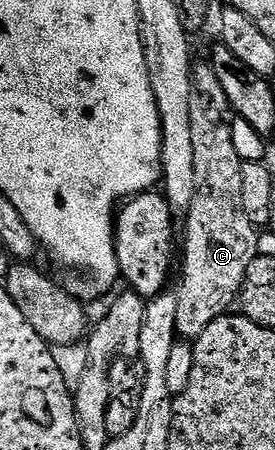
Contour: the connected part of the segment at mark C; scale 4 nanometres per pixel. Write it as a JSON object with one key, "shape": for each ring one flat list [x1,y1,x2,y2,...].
{"shape":[[202,60,202,63,195,65,192,69,192,92,190,93,190,103,188,104,188,113,192,115,192,160,194,161,194,171,196,172,196,184,194,185,194,199,190,205,190,211,184,215,186,222,186,255,181,255,180,266,182,262,182,283,176,286,178,295,178,307,176,308,176,328,178,329,178,337,182,340,197,340,199,336,206,331,208,324,212,324,212,320,223,317,231,309,230,306,235,305,236,299,239,297,242,289,242,282,246,279,248,272,248,264,252,264,252,260,259,257,258,253,258,236,259,231,253,222,248,220,248,216,242,207,240,200,240,168,243,160,236,152,236,144,232,144,232,128,234,127,234,118,228,104,228,96,224,96,224,88,220,88,220,80,216,80,216,72,209,61]]}

